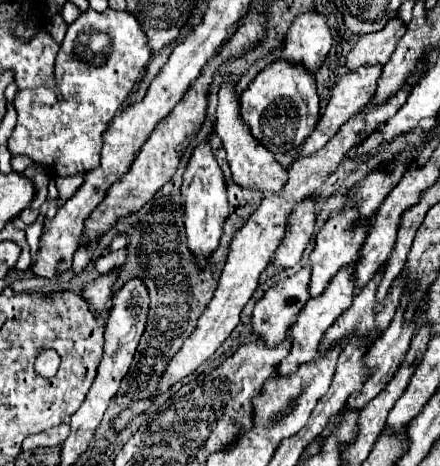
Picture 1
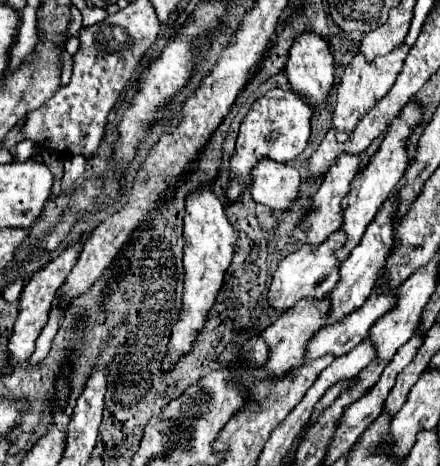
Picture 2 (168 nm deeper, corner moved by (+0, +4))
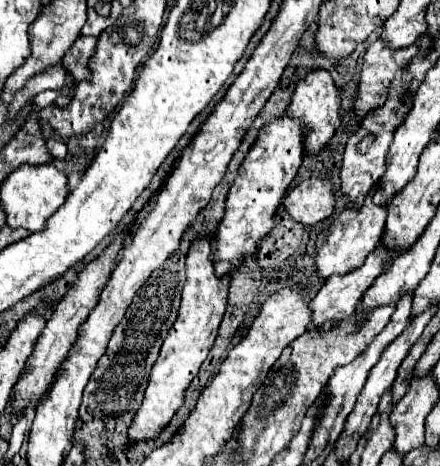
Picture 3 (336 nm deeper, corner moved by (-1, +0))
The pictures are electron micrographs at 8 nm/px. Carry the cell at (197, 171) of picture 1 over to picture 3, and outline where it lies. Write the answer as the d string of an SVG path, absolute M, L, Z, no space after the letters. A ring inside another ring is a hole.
M197 236L191 240L185 266L187 266L187 280L183 286L181 308L179 308L179 314L177 314L177 320L171 332L167 334L161 346L161 354L151 370L151 378L149 378L149 386L143 396L143 404L137 410L129 426L131 440L155 438L161 432L161 428L167 426L171 416L183 406L185 388L197 376L203 360L207 358L209 348L215 342L221 318L225 314L231 276L223 276L223 278L215 276L215 270L213 270L215 266L211 264L211 238L209 236Z

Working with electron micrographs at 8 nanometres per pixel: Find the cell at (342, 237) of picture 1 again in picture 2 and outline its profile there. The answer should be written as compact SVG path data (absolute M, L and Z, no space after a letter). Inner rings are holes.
M408 102L402 112L392 120L392 124L388 126L388 132L380 144L380 150L370 158L370 162L366 164L366 168L360 170L360 174L352 180L352 188L350 194L344 200L344 224L342 224L342 232L346 232L348 242L342 250L338 250L338 258L348 258L352 248L360 244L362 234L366 232L366 226L374 220L378 208L384 204L386 196L390 196L392 188L400 182L400 178L404 176L406 168L410 166L410 158L406 154L406 142L410 138L410 134L414 132L416 126L422 124L422 108L416 102Z

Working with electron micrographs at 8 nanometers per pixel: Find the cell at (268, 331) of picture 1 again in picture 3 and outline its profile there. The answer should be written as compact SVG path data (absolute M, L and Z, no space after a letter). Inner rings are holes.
M367 196L365 204L357 210L351 206L345 208L329 226L329 236L317 252L315 276L319 278L319 282L327 280L327 276L343 274L343 272L351 272L351 268L359 268L359 264L363 264L363 260L379 244L379 236L383 234L383 228L385 228L385 216L387 216L387 208L375 206L371 196Z

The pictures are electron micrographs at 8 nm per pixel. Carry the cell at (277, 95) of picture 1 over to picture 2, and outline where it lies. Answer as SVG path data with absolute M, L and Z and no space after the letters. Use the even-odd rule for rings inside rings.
M274 88L266 96L262 96L248 112L240 126L238 142L236 142L236 152L230 158L230 182L226 190L226 198L230 202L238 202L242 192L250 188L252 184L252 168L262 160L274 160L274 162L290 162L296 156L300 156L308 144L310 136L310 118L312 118L312 108L298 98L290 90Z

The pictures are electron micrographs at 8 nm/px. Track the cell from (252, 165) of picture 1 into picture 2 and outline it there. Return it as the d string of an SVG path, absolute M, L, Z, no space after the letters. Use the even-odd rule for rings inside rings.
M262 160L262 164L254 168L250 194L258 204L264 204L270 210L288 212L300 198L300 174L288 164Z

